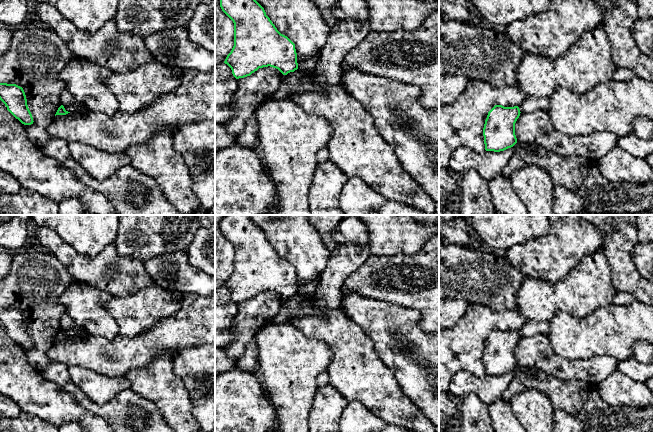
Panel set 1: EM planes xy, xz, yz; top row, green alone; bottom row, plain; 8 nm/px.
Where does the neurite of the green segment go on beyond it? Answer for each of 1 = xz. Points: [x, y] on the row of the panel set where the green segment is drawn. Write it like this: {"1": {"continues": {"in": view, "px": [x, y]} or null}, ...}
{"1": {"continues": null}}

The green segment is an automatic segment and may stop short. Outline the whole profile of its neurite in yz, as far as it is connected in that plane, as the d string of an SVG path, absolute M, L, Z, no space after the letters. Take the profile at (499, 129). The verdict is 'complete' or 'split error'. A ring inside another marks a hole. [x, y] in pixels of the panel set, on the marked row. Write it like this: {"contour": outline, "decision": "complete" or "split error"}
{"contour": "M495 105L488 112L483 128L486 151L504 151L517 143L515 123L520 113L518 106L502 105Z", "decision": "complete"}

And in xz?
{"contour": "M220 0L220 7L234 23L234 46L224 63L231 68L236 79L268 66L278 69L283 75L298 69L295 44L277 30L256 0Z", "decision": "complete"}

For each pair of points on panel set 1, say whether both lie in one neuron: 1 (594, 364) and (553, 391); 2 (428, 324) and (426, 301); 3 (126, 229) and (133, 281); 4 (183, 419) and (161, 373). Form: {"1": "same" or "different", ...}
{"1": "different", "2": "same", "3": "different", "4": "same"}

